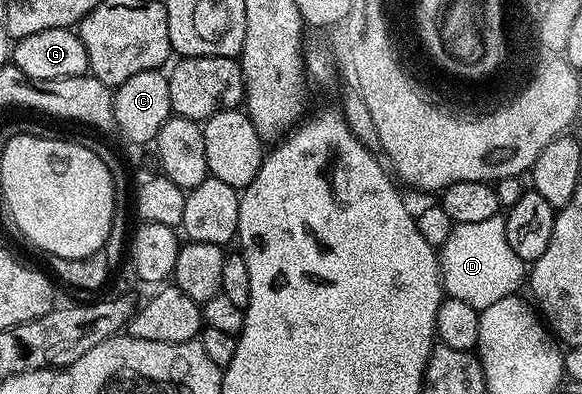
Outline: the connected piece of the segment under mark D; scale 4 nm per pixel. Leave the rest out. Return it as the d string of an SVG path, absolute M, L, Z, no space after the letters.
M495 215L489 220L478 221L477 224L455 224L450 230L443 247L439 248L440 280L445 294L449 298L466 301L476 310L484 310L502 297L515 294L520 288L522 277L526 275L526 265L521 261L506 239L505 221L503 216Z

